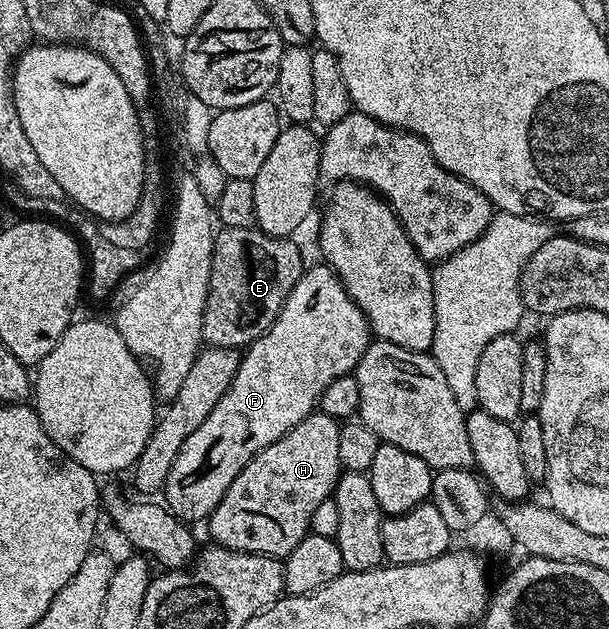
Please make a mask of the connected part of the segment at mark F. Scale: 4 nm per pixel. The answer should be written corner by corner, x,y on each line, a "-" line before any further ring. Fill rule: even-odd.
326,263
318,264
313,266
312,269
311,266
304,268
302,277
291,288
291,293
285,299
279,314
275,316
273,324
256,341
252,341
250,345
246,346
245,352
239,359
237,375
229,383
225,395
221,395
217,407
213,407
213,411
209,411
209,415
205,415
205,423
201,423
201,427
197,427
197,431
193,431
193,435
189,435
189,439
185,439
181,451
177,451
177,459
173,459
173,467
169,467
167,482
163,484
161,493
162,496
167,496
167,501
165,500
166,508
170,509
180,521
196,523
195,521
201,520
202,517
203,520
210,518
212,511
217,507
217,503
221,503
225,491
229,491
233,479
237,479
237,475
241,475
243,468
265,447
269,447
269,443
277,443
277,439
281,439
281,435
285,435
289,431
293,431
293,427
297,427
297,423
301,423
301,419
305,419
309,414
316,412
319,397
325,391
325,387
329,387
329,383
333,383
333,379
354,374
361,355
365,355
367,346
371,344
373,340
371,324
367,322
367,317
361,311
361,307
357,307
357,303
347,294
341,279
335,274
335,270

